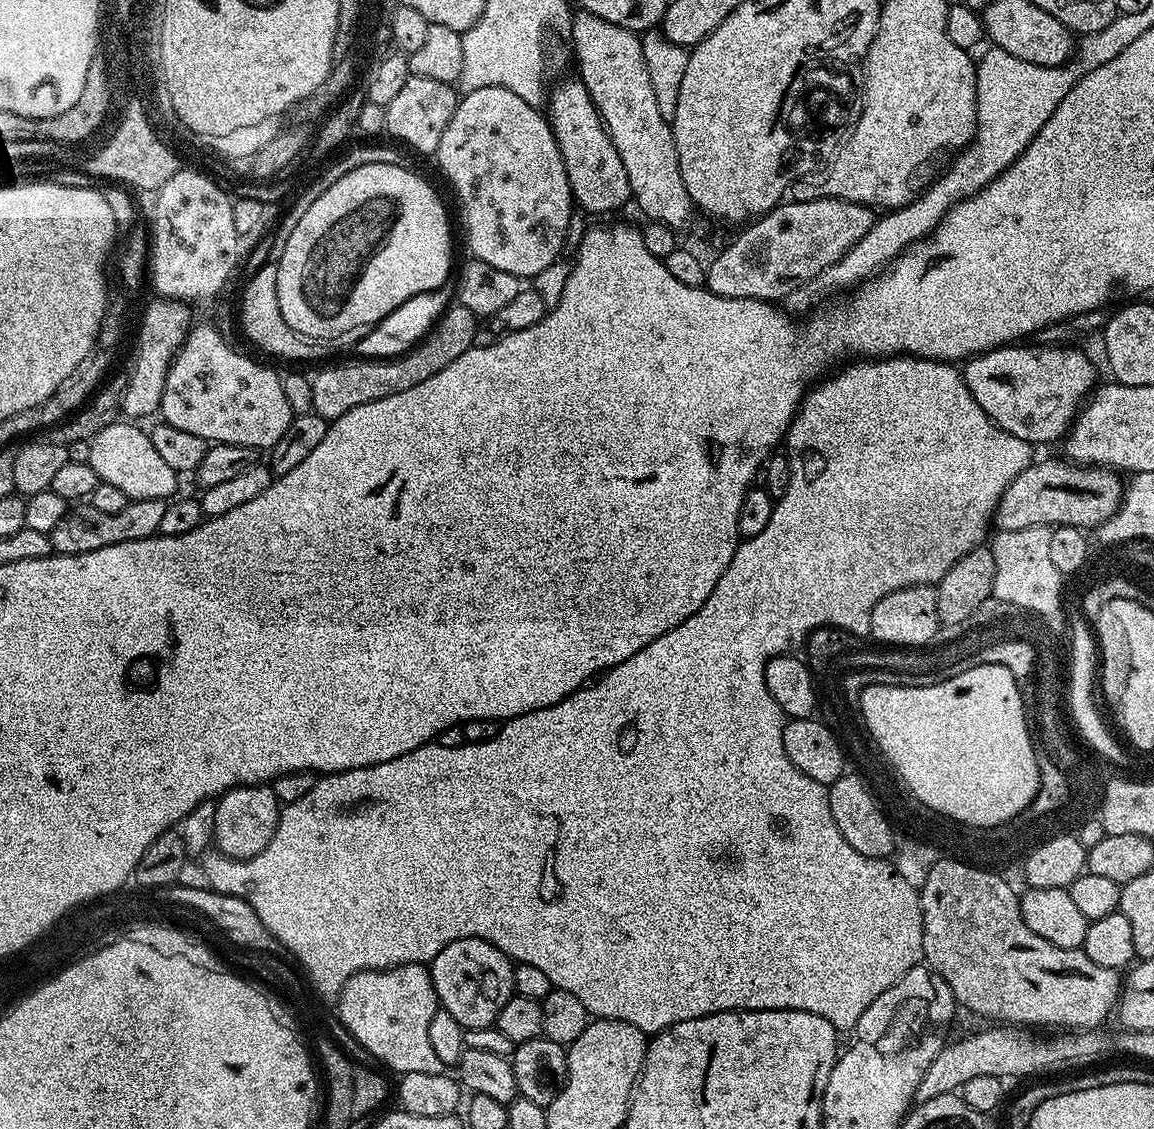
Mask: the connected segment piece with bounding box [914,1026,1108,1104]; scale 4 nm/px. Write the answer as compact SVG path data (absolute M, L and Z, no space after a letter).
M984 1026L981 1032L972 1032L969 1036L964 1036L961 1040L956 1040L953 1044L945 1043L939 1054L930 1062L930 1066L922 1074L918 1082L918 1090L914 1090L914 1101L916 1104L926 1102L930 1098L938 1098L942 1094L956 1094L963 1089L970 1078L986 1078L987 1076L1032 1076L1035 1072L1044 1072L1047 1068L1052 1068L1055 1064L1076 1064L1079 1060L1092 1060L1095 1056L1100 1056L1108 1048L1108 1040L1096 1030L1080 1030L1075 1034L1058 1034L1053 1040L1039 1040L1036 1036L1023 1036L1023 1031L1009 1030L1004 1026Z

